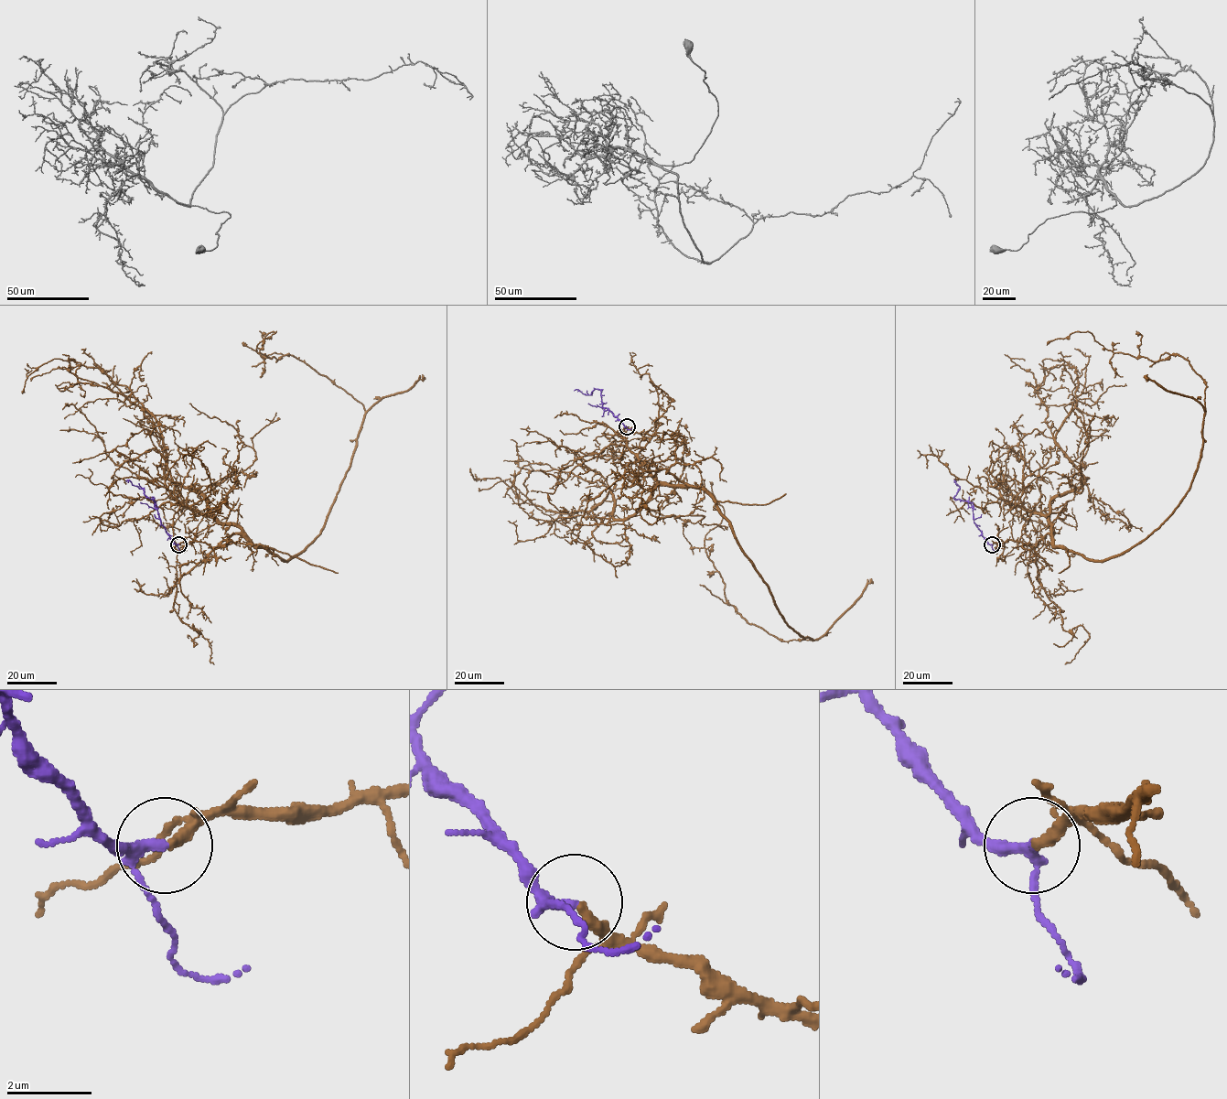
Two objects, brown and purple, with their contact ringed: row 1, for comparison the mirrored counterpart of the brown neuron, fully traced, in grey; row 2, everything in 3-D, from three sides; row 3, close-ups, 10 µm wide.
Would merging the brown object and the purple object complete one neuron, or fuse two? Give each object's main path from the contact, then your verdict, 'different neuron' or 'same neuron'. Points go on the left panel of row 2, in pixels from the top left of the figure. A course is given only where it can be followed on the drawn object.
course brown (178, 544), (243, 535), (287, 560), (349, 465), (364, 406), (257, 352), (276, 332), (262, 345); course purple (178, 544), (172, 540), (161, 522), (153, 499), (146, 496), (142, 489), (129, 480), (126, 481); same neuron

